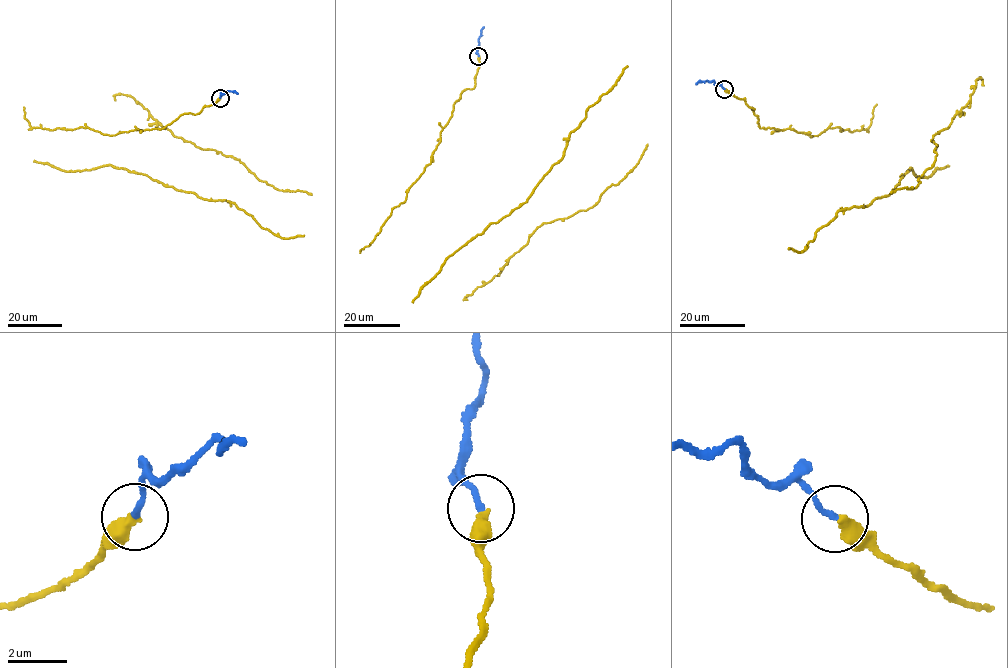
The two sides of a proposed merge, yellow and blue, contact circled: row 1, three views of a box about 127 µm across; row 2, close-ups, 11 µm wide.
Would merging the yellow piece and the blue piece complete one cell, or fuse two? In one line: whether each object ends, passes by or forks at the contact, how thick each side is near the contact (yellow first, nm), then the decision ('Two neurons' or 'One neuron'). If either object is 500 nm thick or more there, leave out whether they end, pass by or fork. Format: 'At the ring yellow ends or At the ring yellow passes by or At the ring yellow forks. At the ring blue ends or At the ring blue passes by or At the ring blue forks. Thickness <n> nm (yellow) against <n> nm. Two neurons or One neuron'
At the ring yellow ends. At the ring blue ends. Thickness 440 nm (yellow) against 200 nm. One neuron

